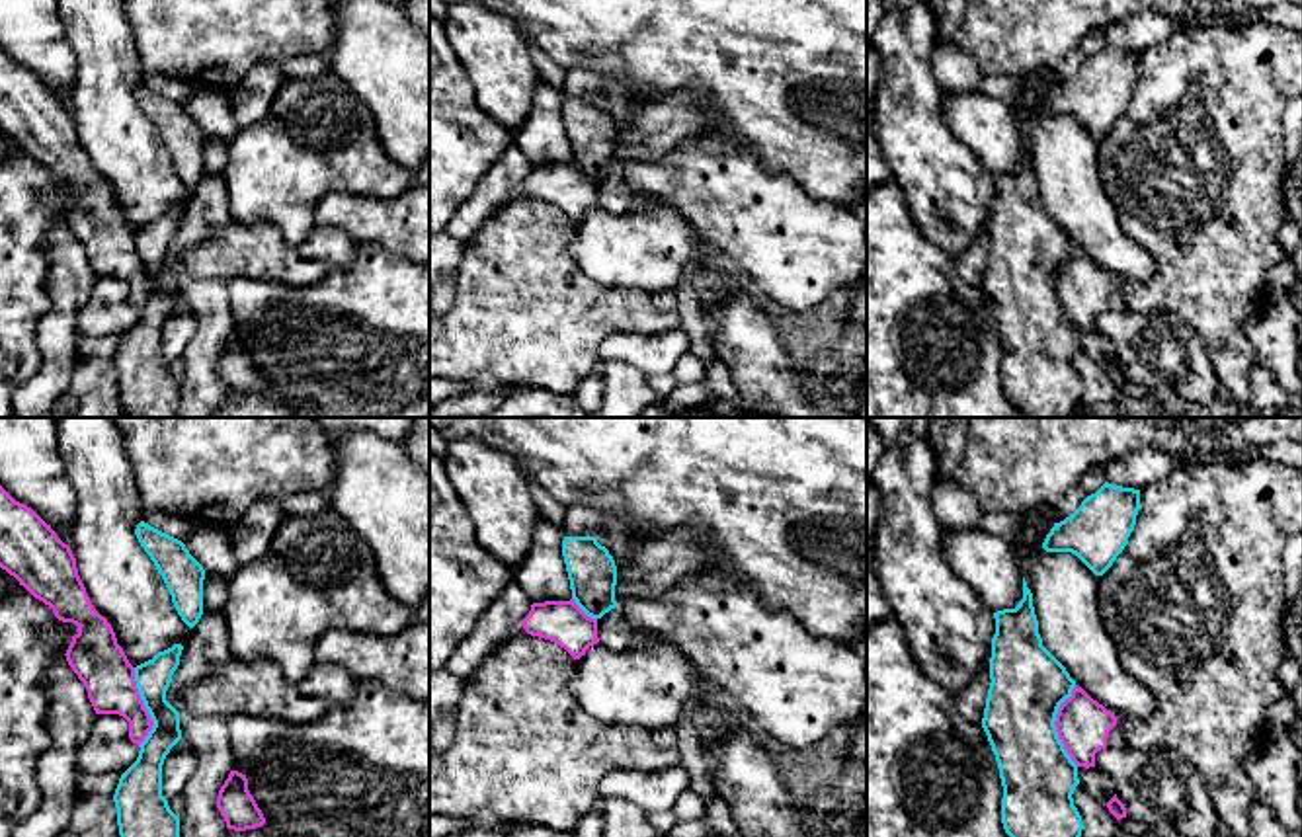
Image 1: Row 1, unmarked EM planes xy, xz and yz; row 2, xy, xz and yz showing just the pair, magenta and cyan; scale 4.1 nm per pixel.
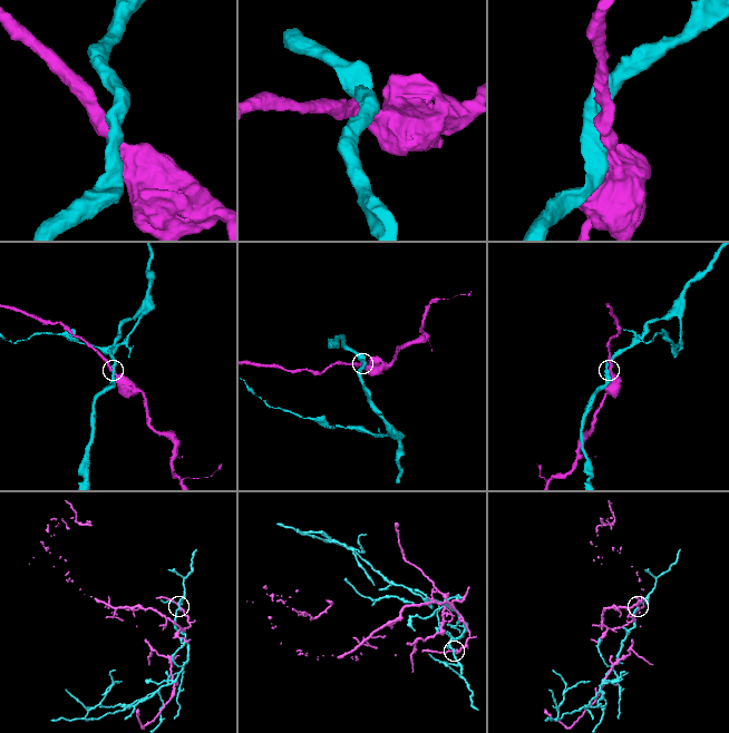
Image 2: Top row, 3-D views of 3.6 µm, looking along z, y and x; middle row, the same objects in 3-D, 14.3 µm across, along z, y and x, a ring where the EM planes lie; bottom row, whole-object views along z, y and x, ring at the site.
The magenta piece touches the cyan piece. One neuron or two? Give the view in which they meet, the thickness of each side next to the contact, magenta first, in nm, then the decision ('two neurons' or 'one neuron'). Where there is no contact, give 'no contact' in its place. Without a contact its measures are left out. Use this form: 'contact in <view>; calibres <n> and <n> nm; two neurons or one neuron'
contact in yz; calibres 220 and 300 nm; two neurons

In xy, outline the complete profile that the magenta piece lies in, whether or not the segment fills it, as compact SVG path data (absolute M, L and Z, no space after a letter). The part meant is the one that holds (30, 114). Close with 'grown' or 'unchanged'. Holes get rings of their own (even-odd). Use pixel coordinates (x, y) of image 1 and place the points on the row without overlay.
M2 49L0 131L43 164L59 183L78 189L64 217L68 228L84 246L96 277L123 279L131 304L141 308L154 285L139 258L135 230L117 207L111 187L86 156L70 109Z; unchanged

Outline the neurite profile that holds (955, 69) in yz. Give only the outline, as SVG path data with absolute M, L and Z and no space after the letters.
M956 41L949 45L935 43L933 70L943 92L955 94L974 92L984 78L974 59Z

